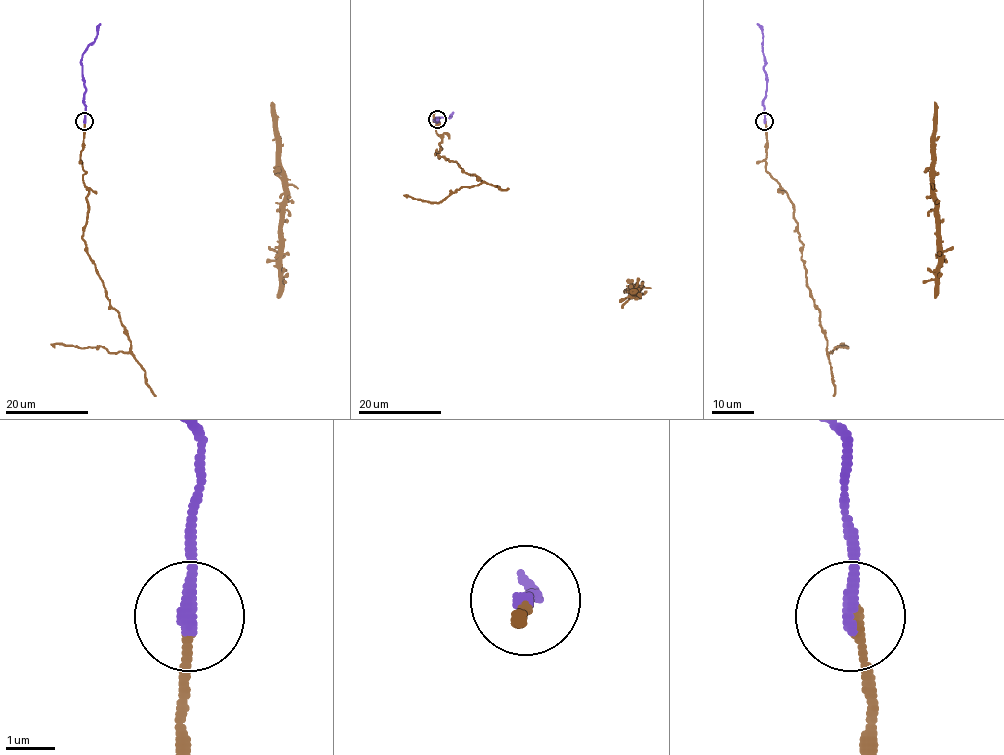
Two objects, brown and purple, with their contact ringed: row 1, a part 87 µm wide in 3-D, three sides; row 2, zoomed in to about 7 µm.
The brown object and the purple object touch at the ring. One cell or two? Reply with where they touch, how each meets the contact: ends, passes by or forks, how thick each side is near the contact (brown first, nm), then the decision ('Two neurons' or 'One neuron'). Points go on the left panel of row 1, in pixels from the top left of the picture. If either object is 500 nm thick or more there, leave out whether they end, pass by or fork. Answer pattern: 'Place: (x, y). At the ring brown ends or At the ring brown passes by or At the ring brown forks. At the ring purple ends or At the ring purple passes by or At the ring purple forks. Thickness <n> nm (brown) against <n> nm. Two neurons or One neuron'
Place: (84, 121). At the ring brown ends. At the ring purple ends. Thickness 180 nm (brown) against 300 nm. One neuron

